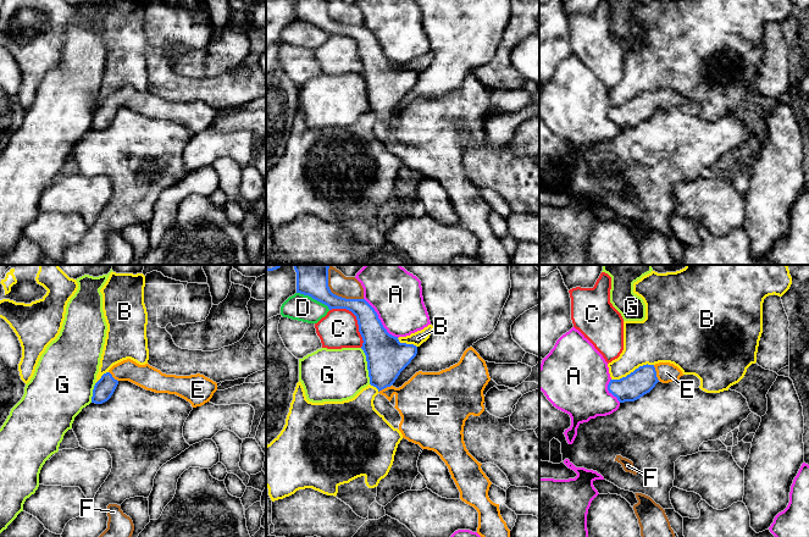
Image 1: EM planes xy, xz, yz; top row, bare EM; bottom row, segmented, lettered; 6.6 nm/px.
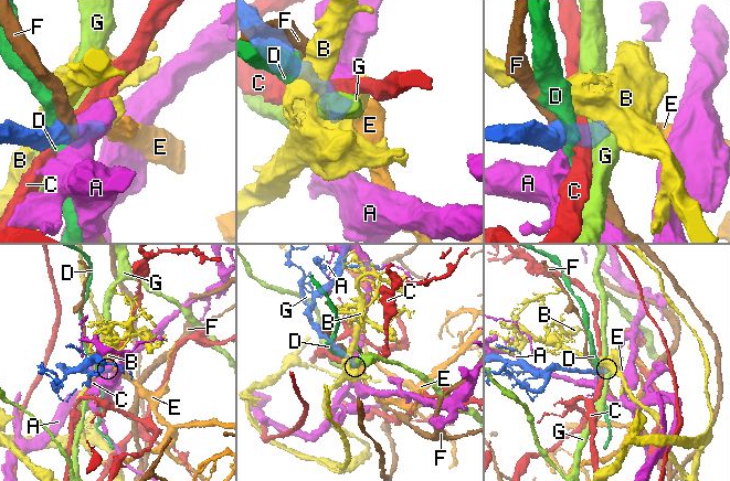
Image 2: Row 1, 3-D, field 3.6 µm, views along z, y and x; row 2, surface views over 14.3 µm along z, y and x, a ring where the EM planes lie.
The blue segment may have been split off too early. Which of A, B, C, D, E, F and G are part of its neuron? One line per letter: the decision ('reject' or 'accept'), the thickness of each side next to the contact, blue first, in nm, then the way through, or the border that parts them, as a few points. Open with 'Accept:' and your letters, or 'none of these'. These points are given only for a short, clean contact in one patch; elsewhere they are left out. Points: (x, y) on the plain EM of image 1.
Accept: E
A: reject; 260 nm thick on the blue side, 340 nm on the other
B: reject; 170 nm thick on the blue side, 300 nm on the other
C: reject; 220 nm thick on the blue side, 240 nm on the other
D: reject; 160 nm thick on the blue side, 180 nm on the other
E: accept; 170 nm thick on the blue side, 130 nm on the other; runs through yz (640, 109), (655, 99), (666, 99)
F: reject; 160 nm thick on the blue side, 140 nm on the other
G: reject; 260 nm thick on the blue side, 360 nm on the other; border along xz (360, 75), (365, 82), (370, 110)

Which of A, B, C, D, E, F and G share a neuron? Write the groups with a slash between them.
A / B / C / D / E / F / G

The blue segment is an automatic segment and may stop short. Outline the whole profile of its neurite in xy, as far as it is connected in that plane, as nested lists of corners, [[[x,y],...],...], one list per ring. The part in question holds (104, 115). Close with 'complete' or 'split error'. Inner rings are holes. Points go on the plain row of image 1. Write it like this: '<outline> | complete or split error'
[[[127,85],[113,92],[95,110],[92,129],[102,131],[107,128],[120,107],[129,107],[155,120],[176,121],[189,128],[193,134],[201,133],[210,128],[217,117],[217,110],[204,101],[166,101],[149,90],[139,92]]] | split error

